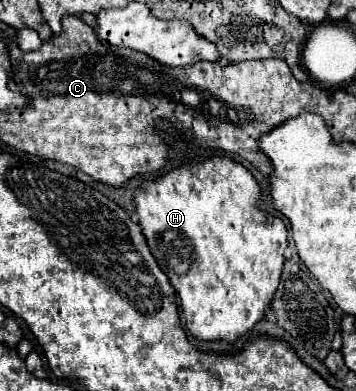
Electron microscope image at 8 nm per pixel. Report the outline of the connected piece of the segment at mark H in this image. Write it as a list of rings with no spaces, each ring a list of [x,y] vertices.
[[[191,157],[165,175],[143,181],[133,201],[151,255],[181,299],[187,329],[199,339],[223,341],[247,333],[273,299],[287,247],[285,223],[263,209],[263,189],[251,171],[229,157]]]

